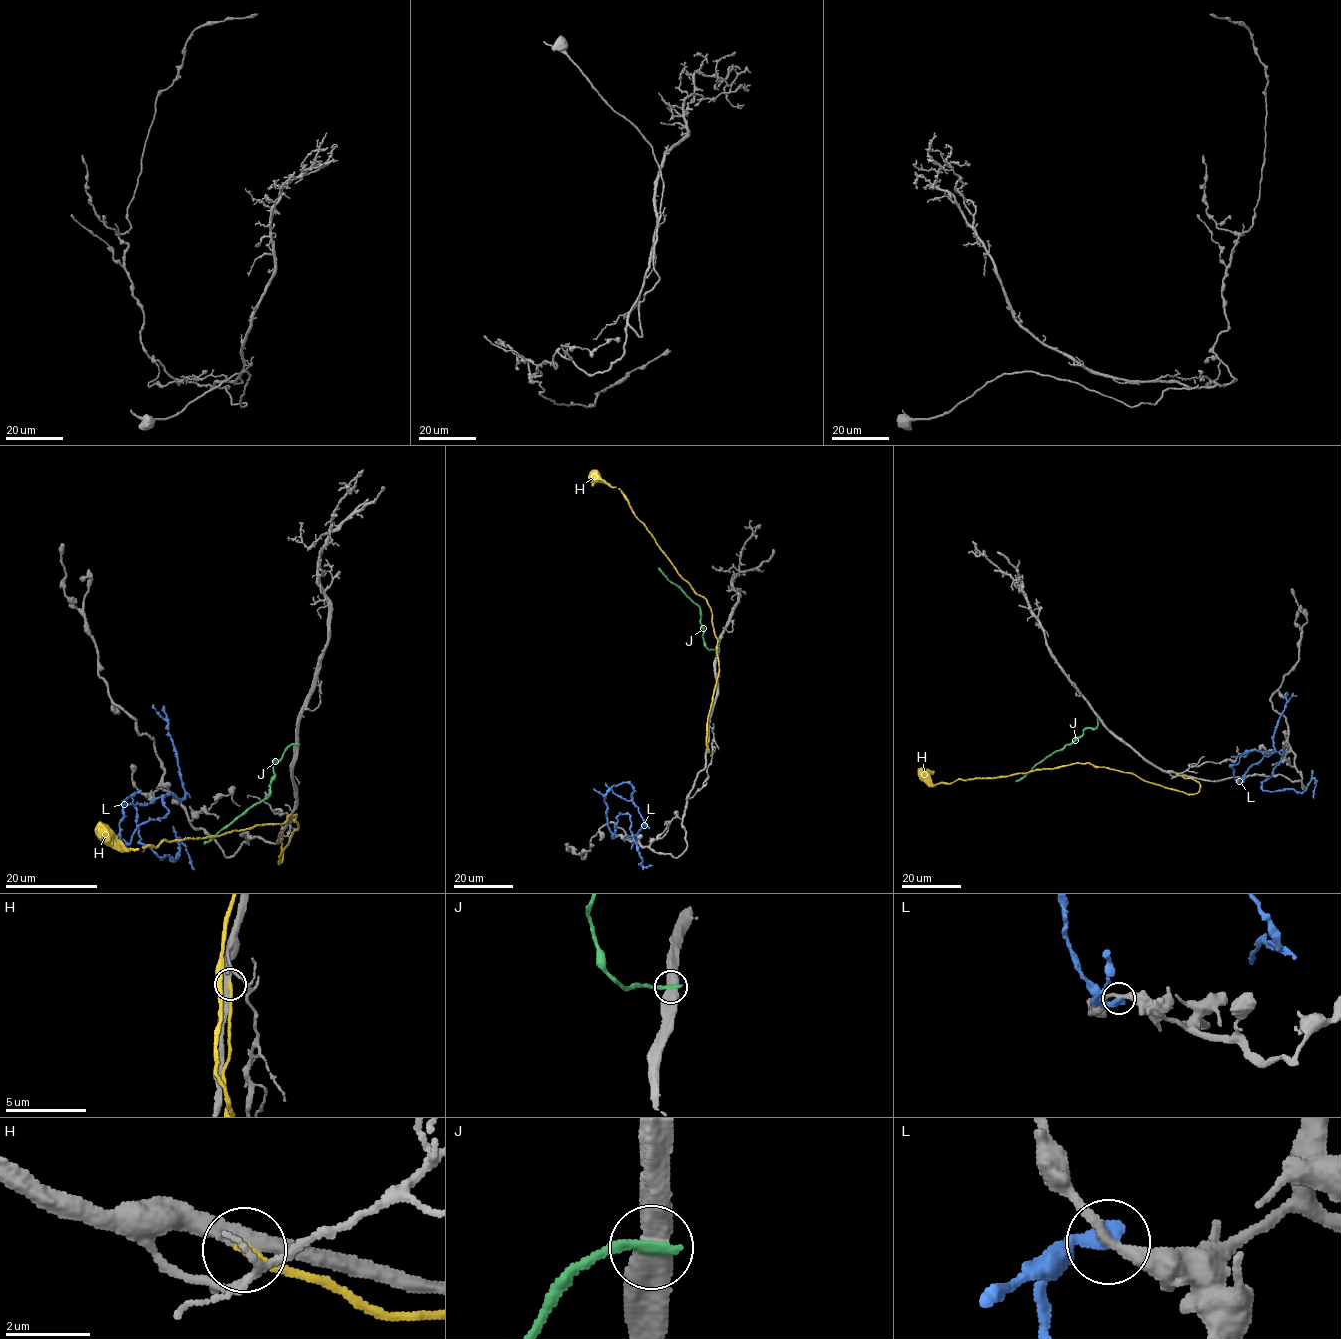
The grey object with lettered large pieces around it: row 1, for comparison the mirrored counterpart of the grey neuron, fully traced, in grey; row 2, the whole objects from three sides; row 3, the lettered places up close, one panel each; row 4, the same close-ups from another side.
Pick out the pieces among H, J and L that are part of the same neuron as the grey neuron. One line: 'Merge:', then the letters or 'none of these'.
Merge: H

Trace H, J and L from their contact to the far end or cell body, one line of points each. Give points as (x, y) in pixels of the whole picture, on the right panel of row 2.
H: (1176, 774), (1195, 780), (1200, 790), (1186, 794), (1088, 763), (935, 785), (927, 771), (922, 771)
J: (1097, 717), (1097, 726), (1085, 729), (1070, 744), (1046, 756), (1015, 781)
L: (1283, 748), (1251, 766), (1244, 780), (1235, 779), (1231, 766), (1242, 755), (1274, 750), (1273, 735), (1286, 692)

